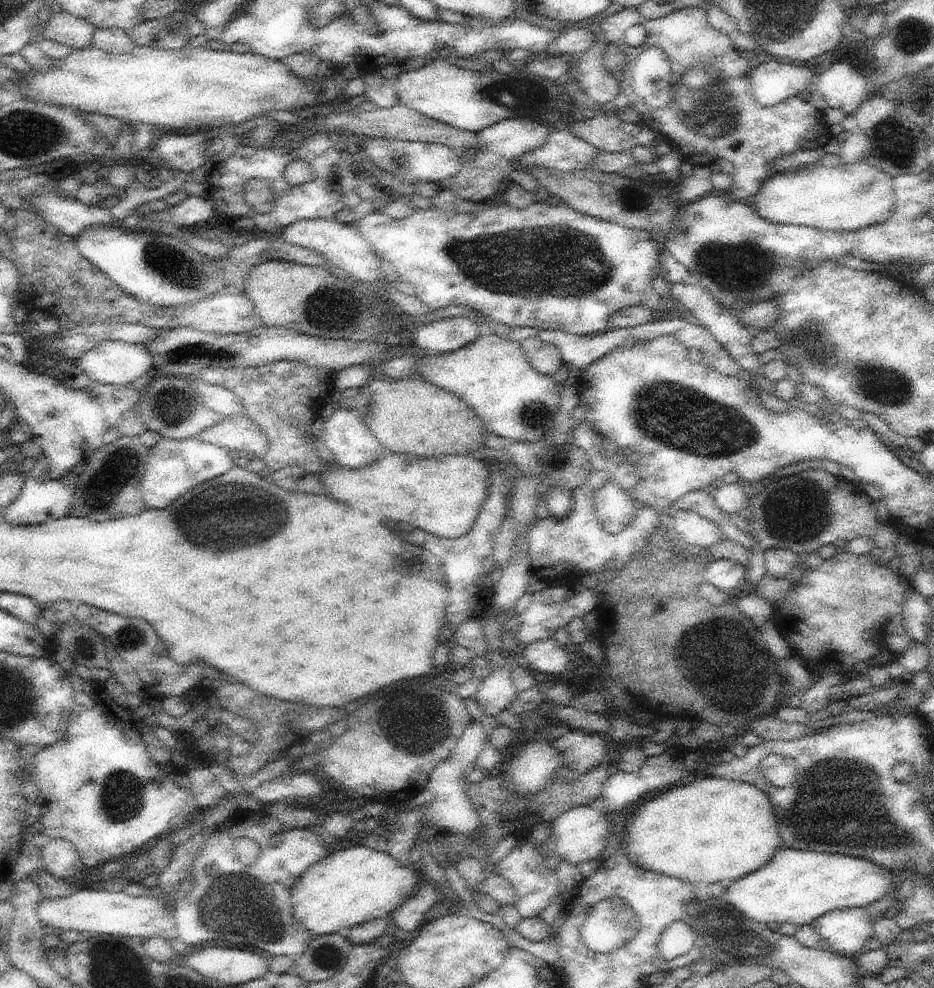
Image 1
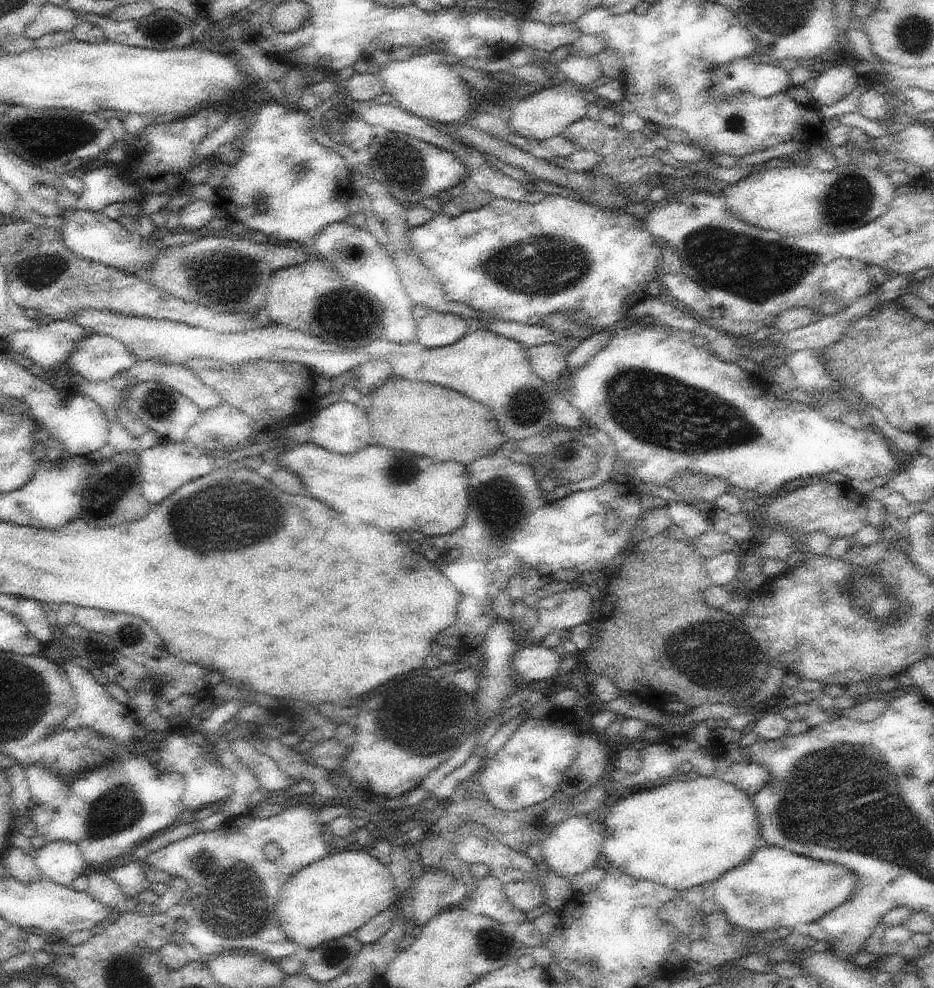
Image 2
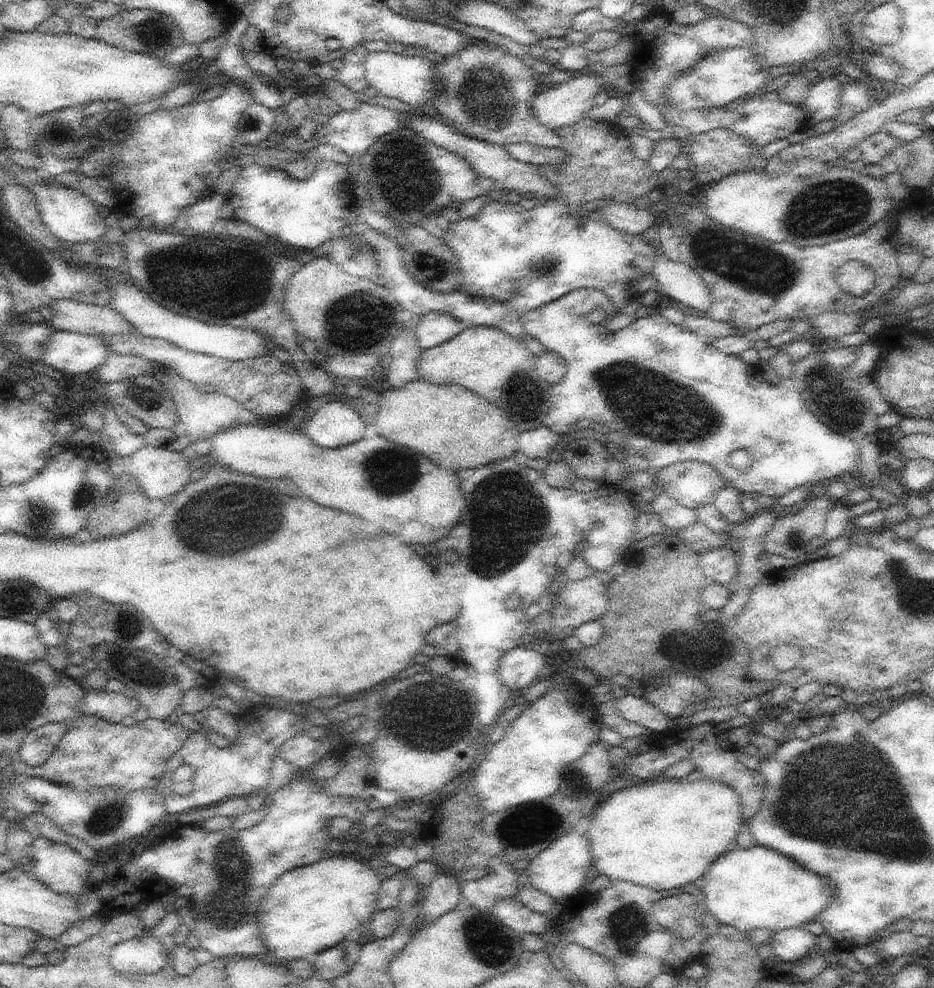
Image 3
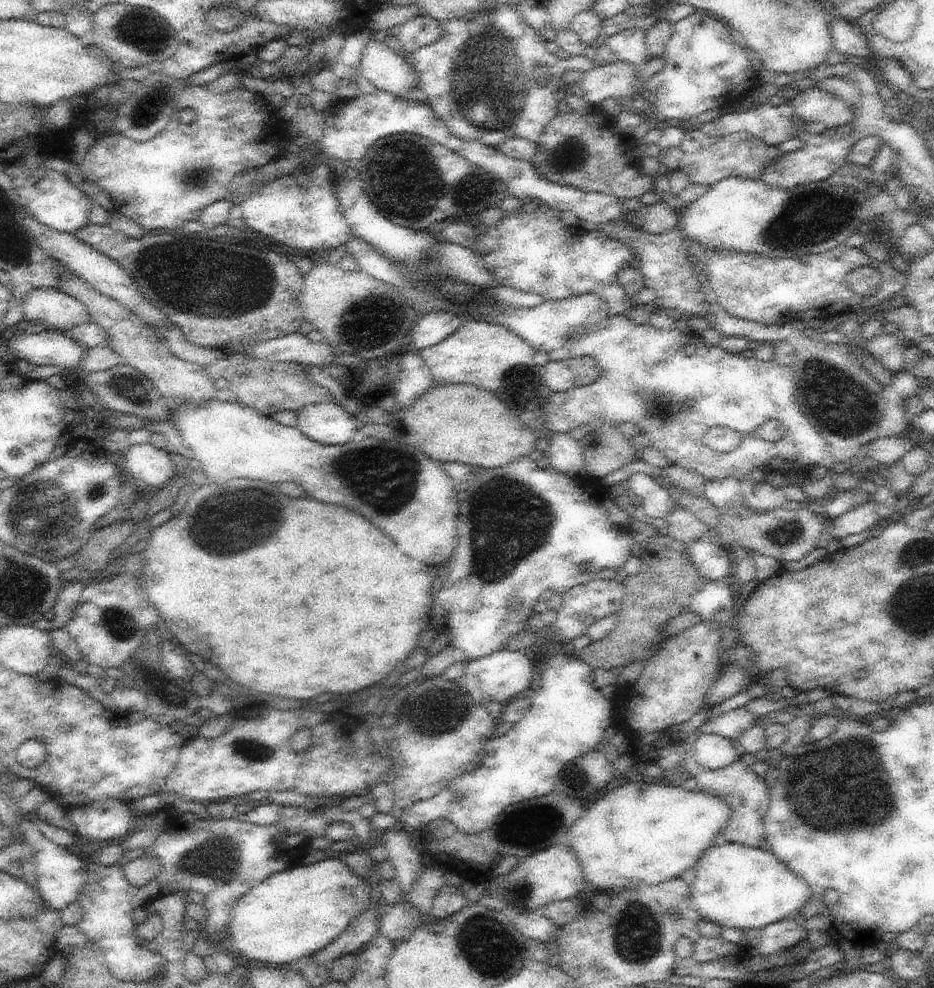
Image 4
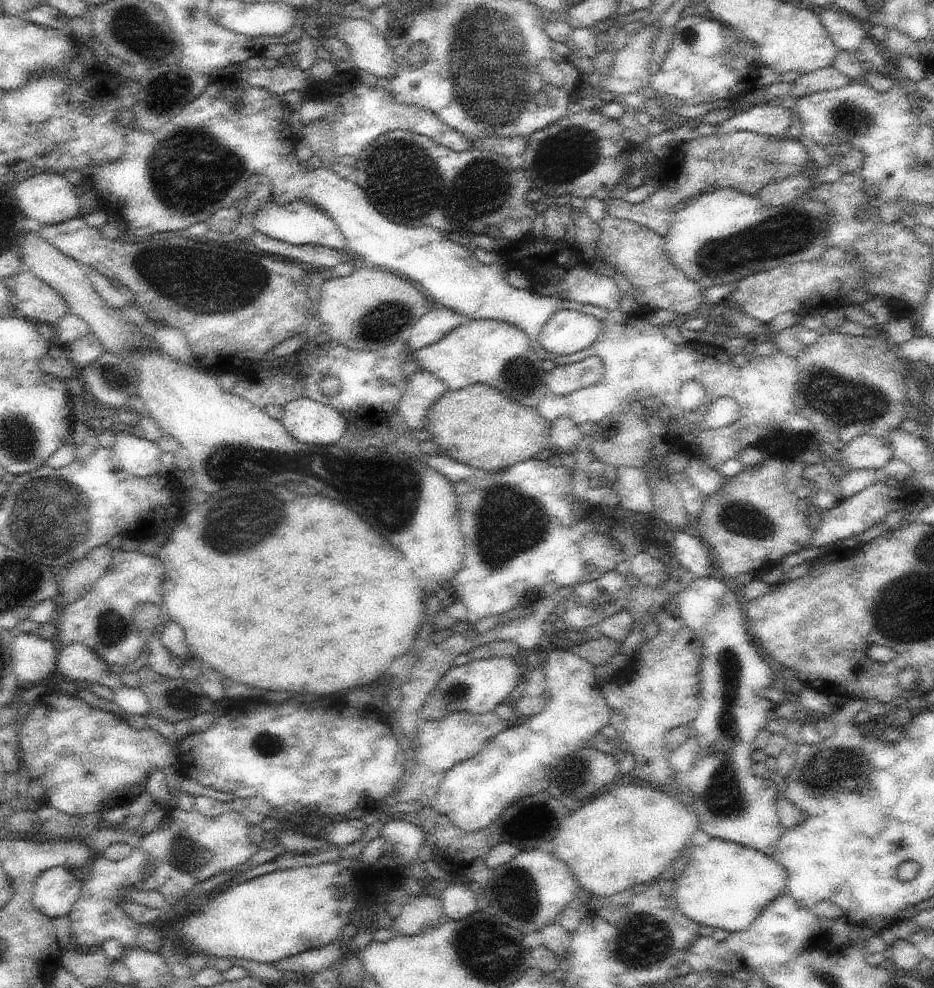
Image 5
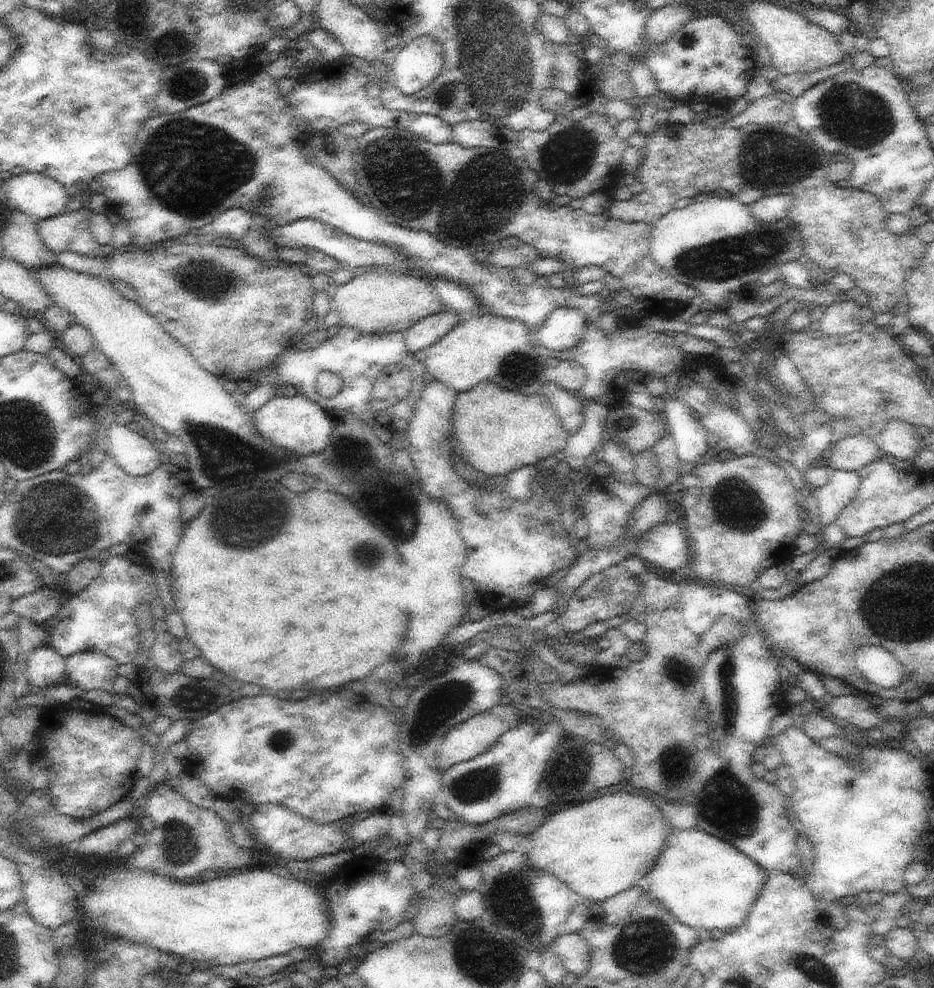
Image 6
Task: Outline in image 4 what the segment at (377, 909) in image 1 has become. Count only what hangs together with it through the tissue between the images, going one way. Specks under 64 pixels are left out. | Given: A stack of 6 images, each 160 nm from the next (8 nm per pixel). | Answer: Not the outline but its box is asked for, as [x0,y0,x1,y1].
[227,858,374,967]

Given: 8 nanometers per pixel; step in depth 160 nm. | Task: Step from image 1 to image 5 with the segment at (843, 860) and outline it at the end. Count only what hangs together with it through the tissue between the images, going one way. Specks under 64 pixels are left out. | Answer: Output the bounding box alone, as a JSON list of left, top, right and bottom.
[673,838,788,933]

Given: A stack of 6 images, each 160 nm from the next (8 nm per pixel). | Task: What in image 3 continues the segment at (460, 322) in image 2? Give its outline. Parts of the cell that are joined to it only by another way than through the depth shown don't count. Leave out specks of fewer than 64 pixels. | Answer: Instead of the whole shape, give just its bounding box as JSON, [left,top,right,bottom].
[414,311,468,350]

